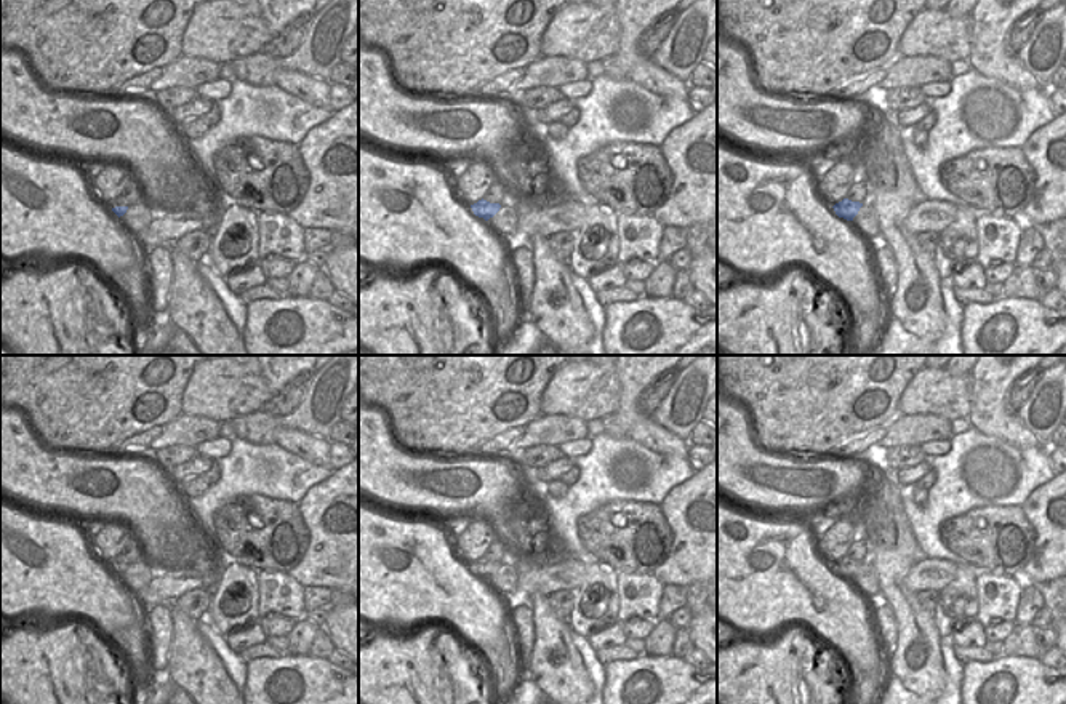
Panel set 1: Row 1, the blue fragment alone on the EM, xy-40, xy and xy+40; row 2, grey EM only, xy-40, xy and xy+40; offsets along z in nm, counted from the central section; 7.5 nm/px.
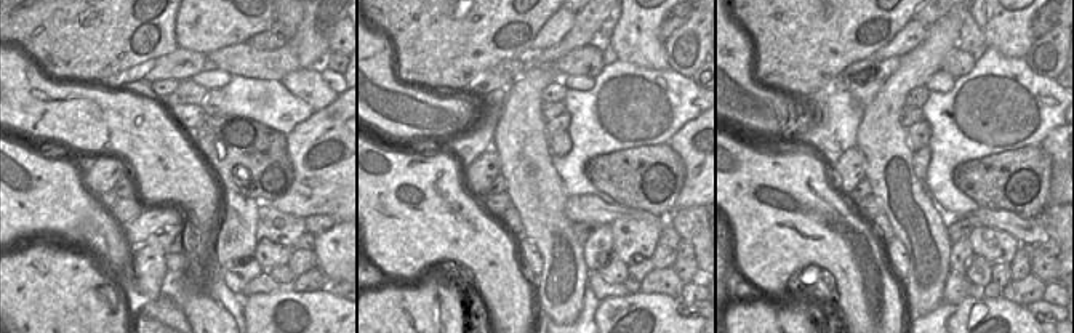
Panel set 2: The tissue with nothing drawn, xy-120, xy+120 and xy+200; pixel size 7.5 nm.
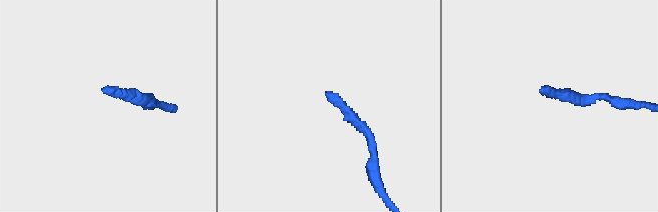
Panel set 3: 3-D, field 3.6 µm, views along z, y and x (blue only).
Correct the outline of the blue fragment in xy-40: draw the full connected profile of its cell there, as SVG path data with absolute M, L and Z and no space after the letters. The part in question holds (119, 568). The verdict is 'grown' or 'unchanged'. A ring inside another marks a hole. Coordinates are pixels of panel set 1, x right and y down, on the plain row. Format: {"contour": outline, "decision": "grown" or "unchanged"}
{"contour": "M128 542L123 550L112 558L110 562L107 562L110 565L110 568L120 576L126 571L126 568L134 563L134 557L133 557L133 542Z", "decision": "grown"}

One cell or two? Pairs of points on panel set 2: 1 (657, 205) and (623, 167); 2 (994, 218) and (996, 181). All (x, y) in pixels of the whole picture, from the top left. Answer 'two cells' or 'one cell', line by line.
1: one cell
2: two cells

